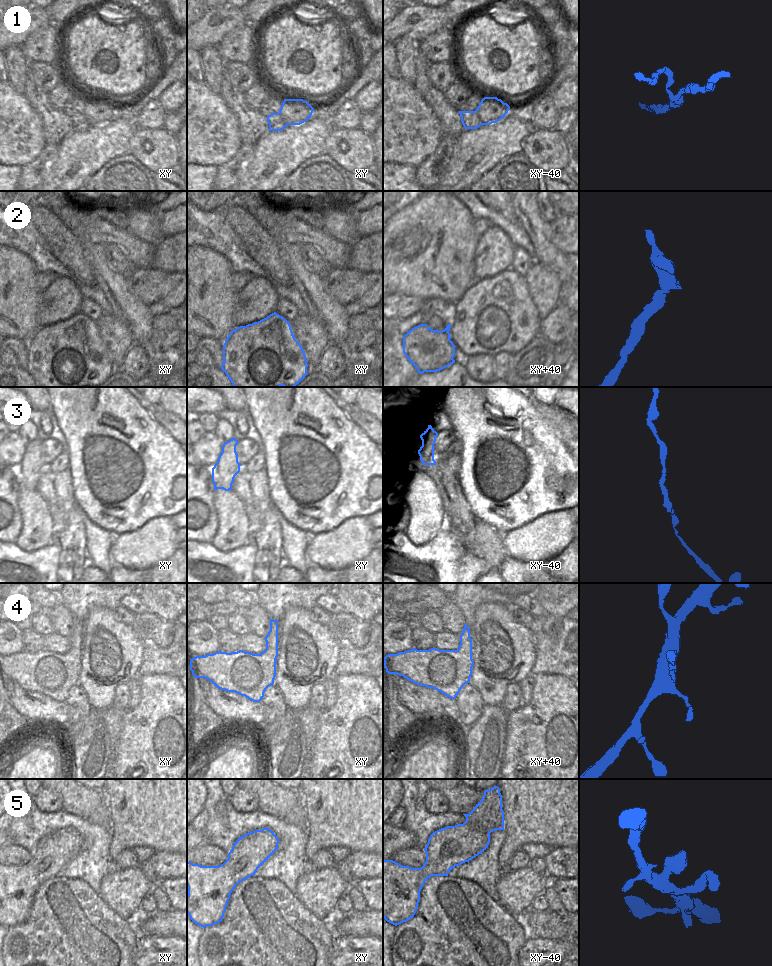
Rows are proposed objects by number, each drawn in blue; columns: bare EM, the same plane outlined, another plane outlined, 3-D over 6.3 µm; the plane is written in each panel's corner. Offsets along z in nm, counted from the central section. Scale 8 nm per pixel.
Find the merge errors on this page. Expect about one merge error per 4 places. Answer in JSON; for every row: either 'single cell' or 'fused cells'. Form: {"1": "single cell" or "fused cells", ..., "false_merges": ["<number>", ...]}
{"1": "fused cells", "2": "fused cells", "3": "single cell", "4": "single cell", "5": "single cell", "false_merges": ["1", "2"]}

